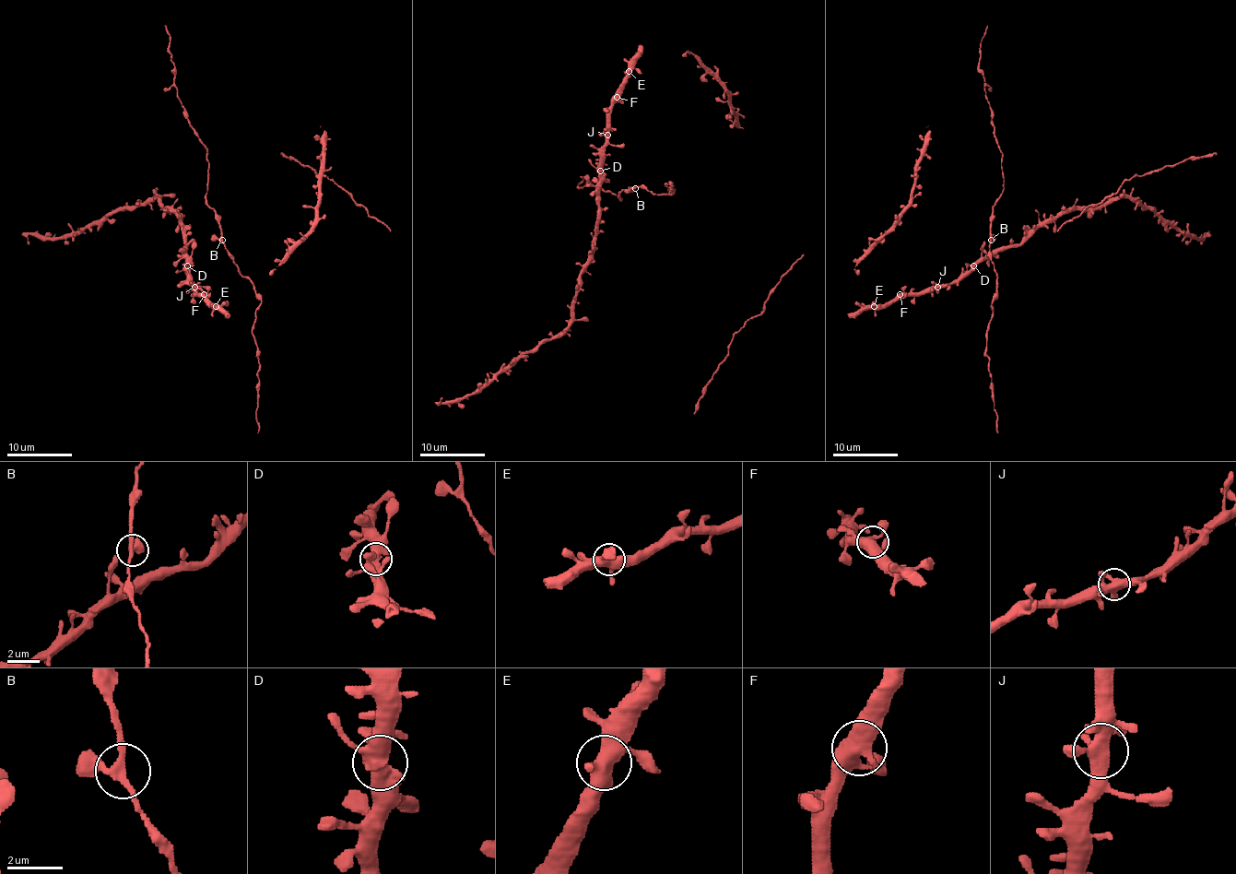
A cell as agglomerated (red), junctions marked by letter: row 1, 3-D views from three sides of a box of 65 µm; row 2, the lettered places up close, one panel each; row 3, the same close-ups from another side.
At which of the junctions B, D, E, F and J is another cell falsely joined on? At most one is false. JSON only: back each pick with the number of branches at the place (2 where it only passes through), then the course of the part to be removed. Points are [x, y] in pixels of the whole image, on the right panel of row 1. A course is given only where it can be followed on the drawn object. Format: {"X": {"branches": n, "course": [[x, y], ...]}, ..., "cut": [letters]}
{"cut": []}

